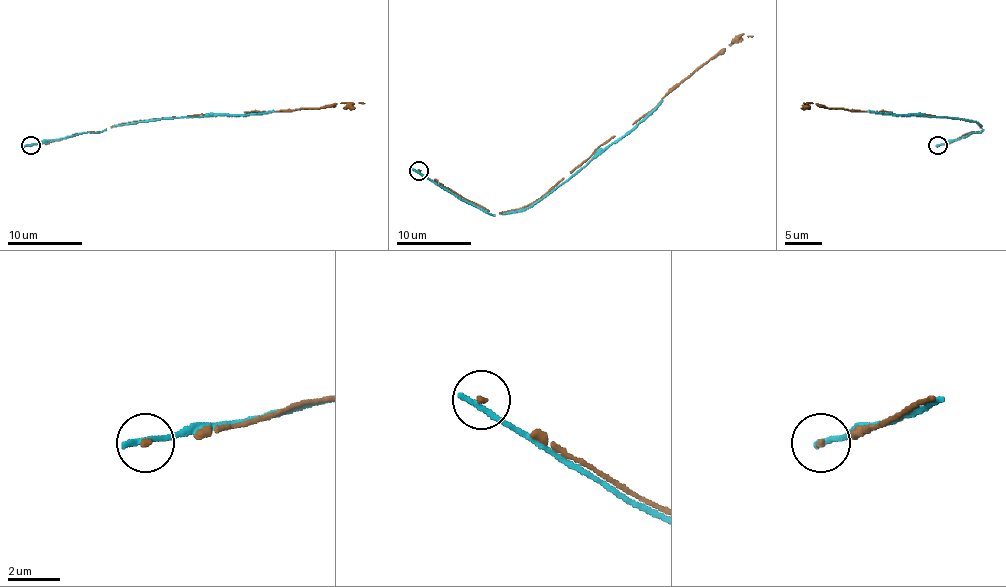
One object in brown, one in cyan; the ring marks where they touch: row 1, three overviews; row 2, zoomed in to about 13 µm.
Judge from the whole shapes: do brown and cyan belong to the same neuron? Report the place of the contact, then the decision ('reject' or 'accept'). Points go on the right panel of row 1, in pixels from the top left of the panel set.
place (938, 145); reject

